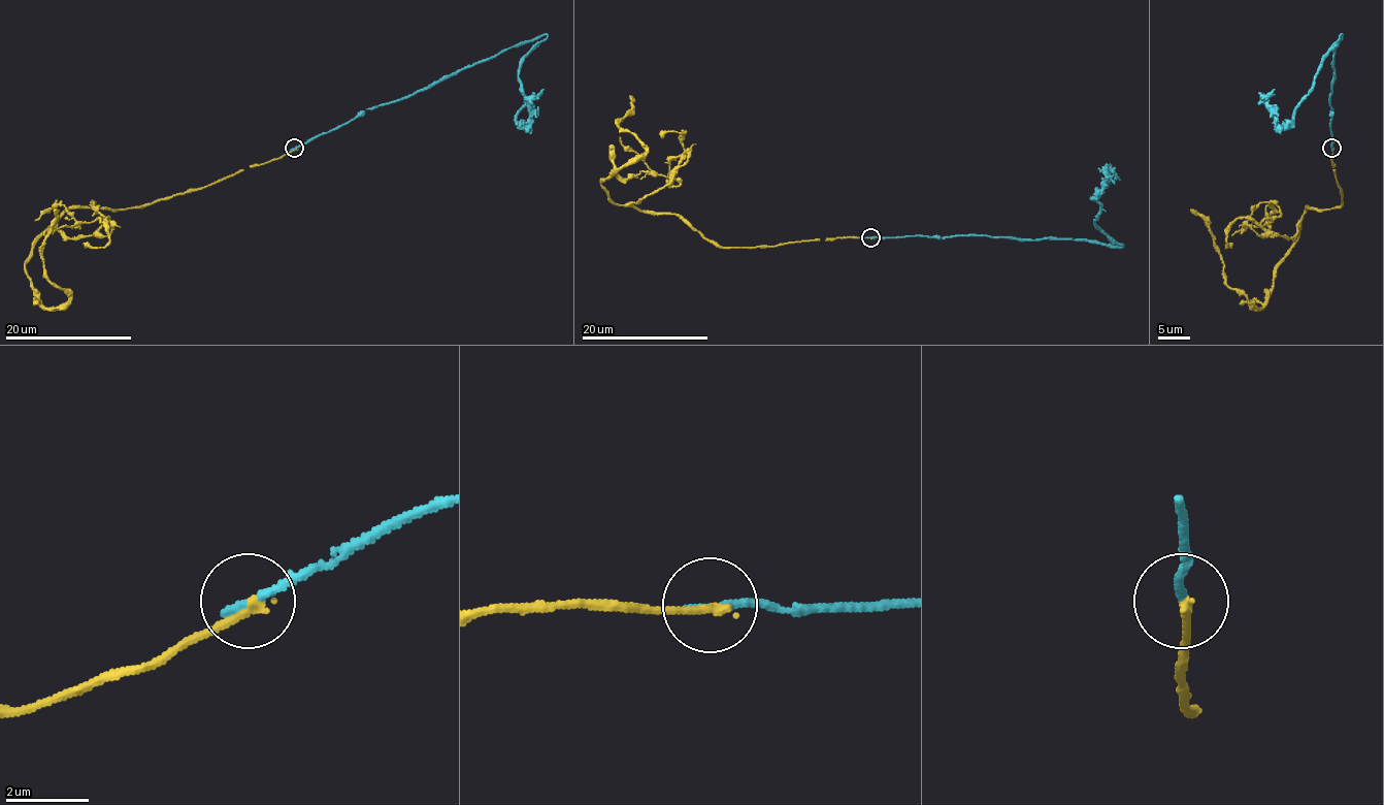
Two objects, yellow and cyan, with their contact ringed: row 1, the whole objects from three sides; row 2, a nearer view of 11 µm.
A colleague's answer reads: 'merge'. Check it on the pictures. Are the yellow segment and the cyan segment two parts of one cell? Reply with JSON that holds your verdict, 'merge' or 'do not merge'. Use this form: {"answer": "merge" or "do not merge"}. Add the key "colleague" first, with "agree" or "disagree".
{"colleague": "disagree", "answer": "do not merge"}

